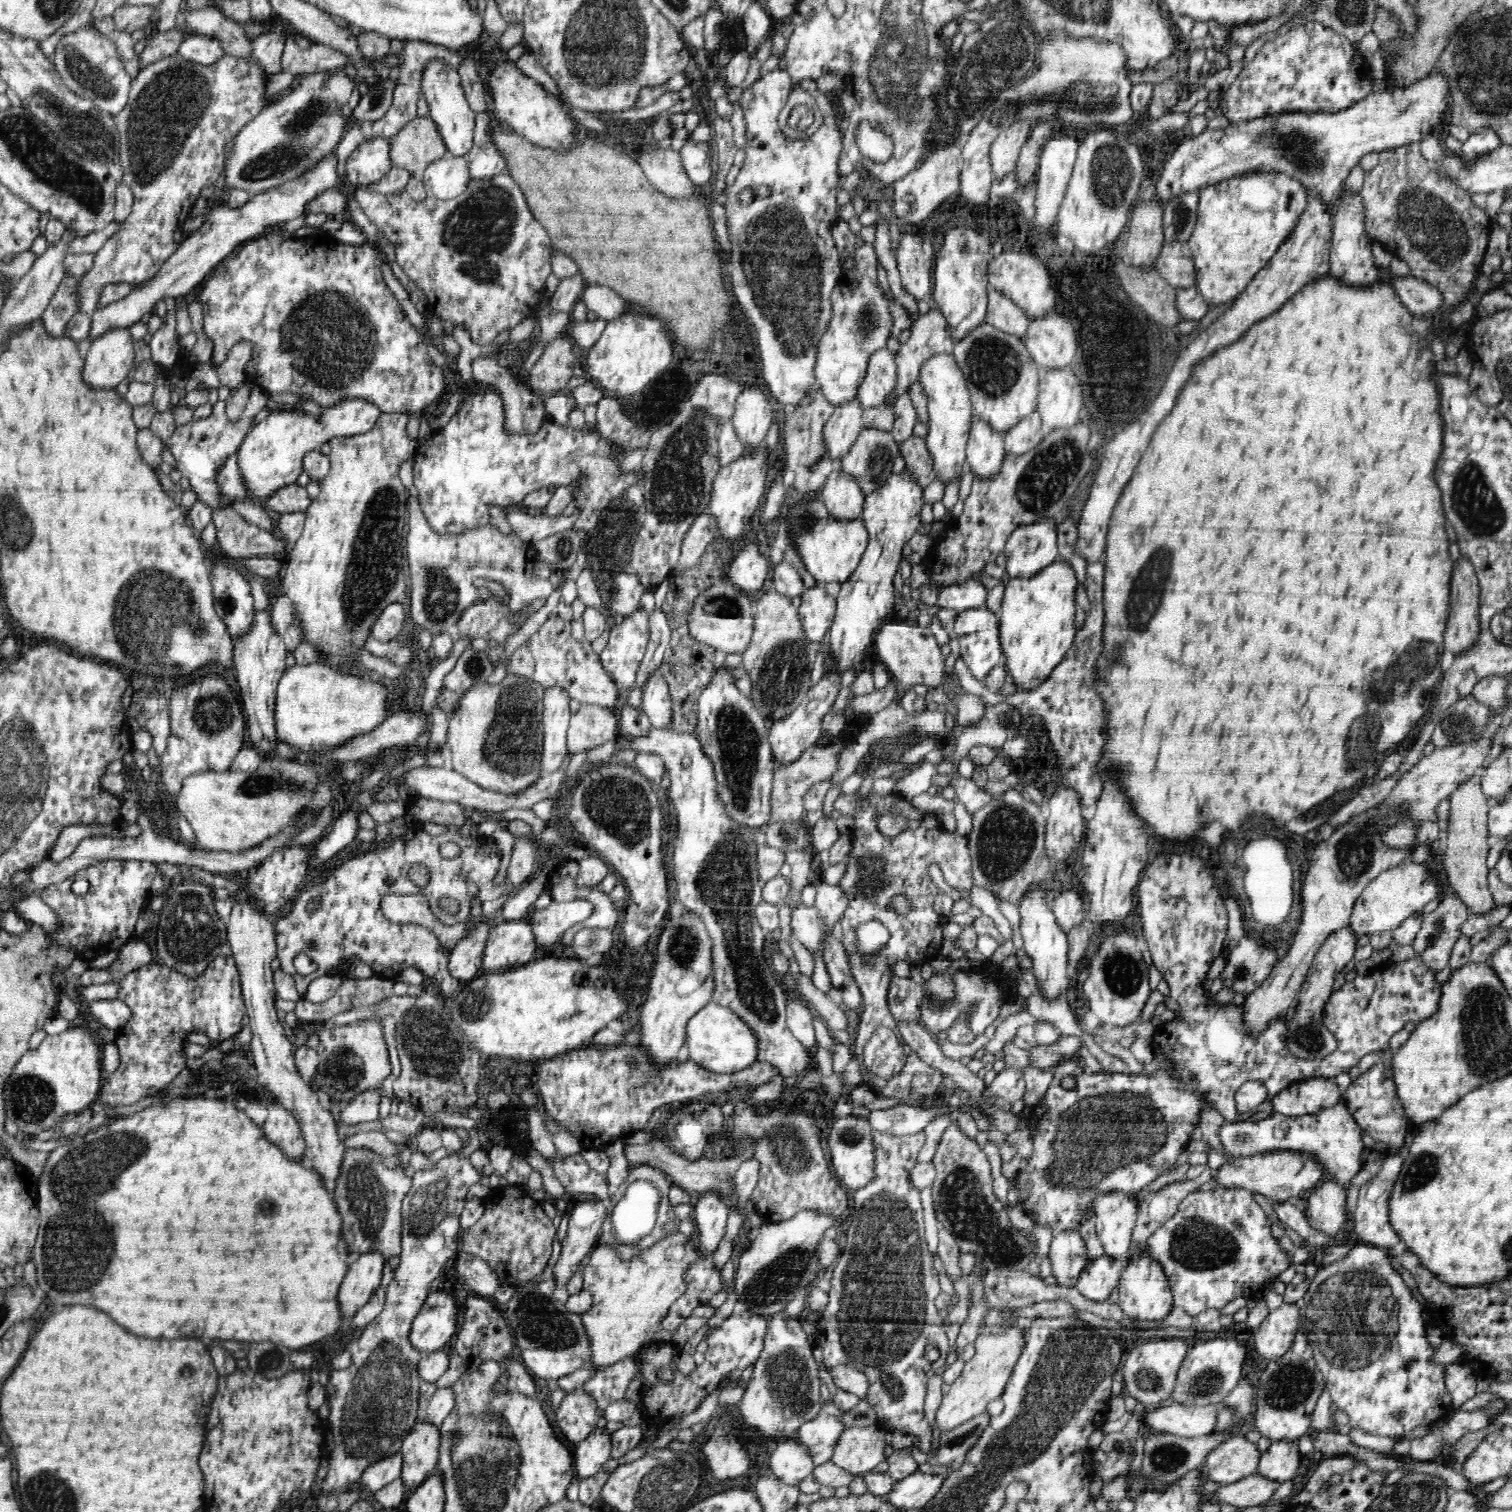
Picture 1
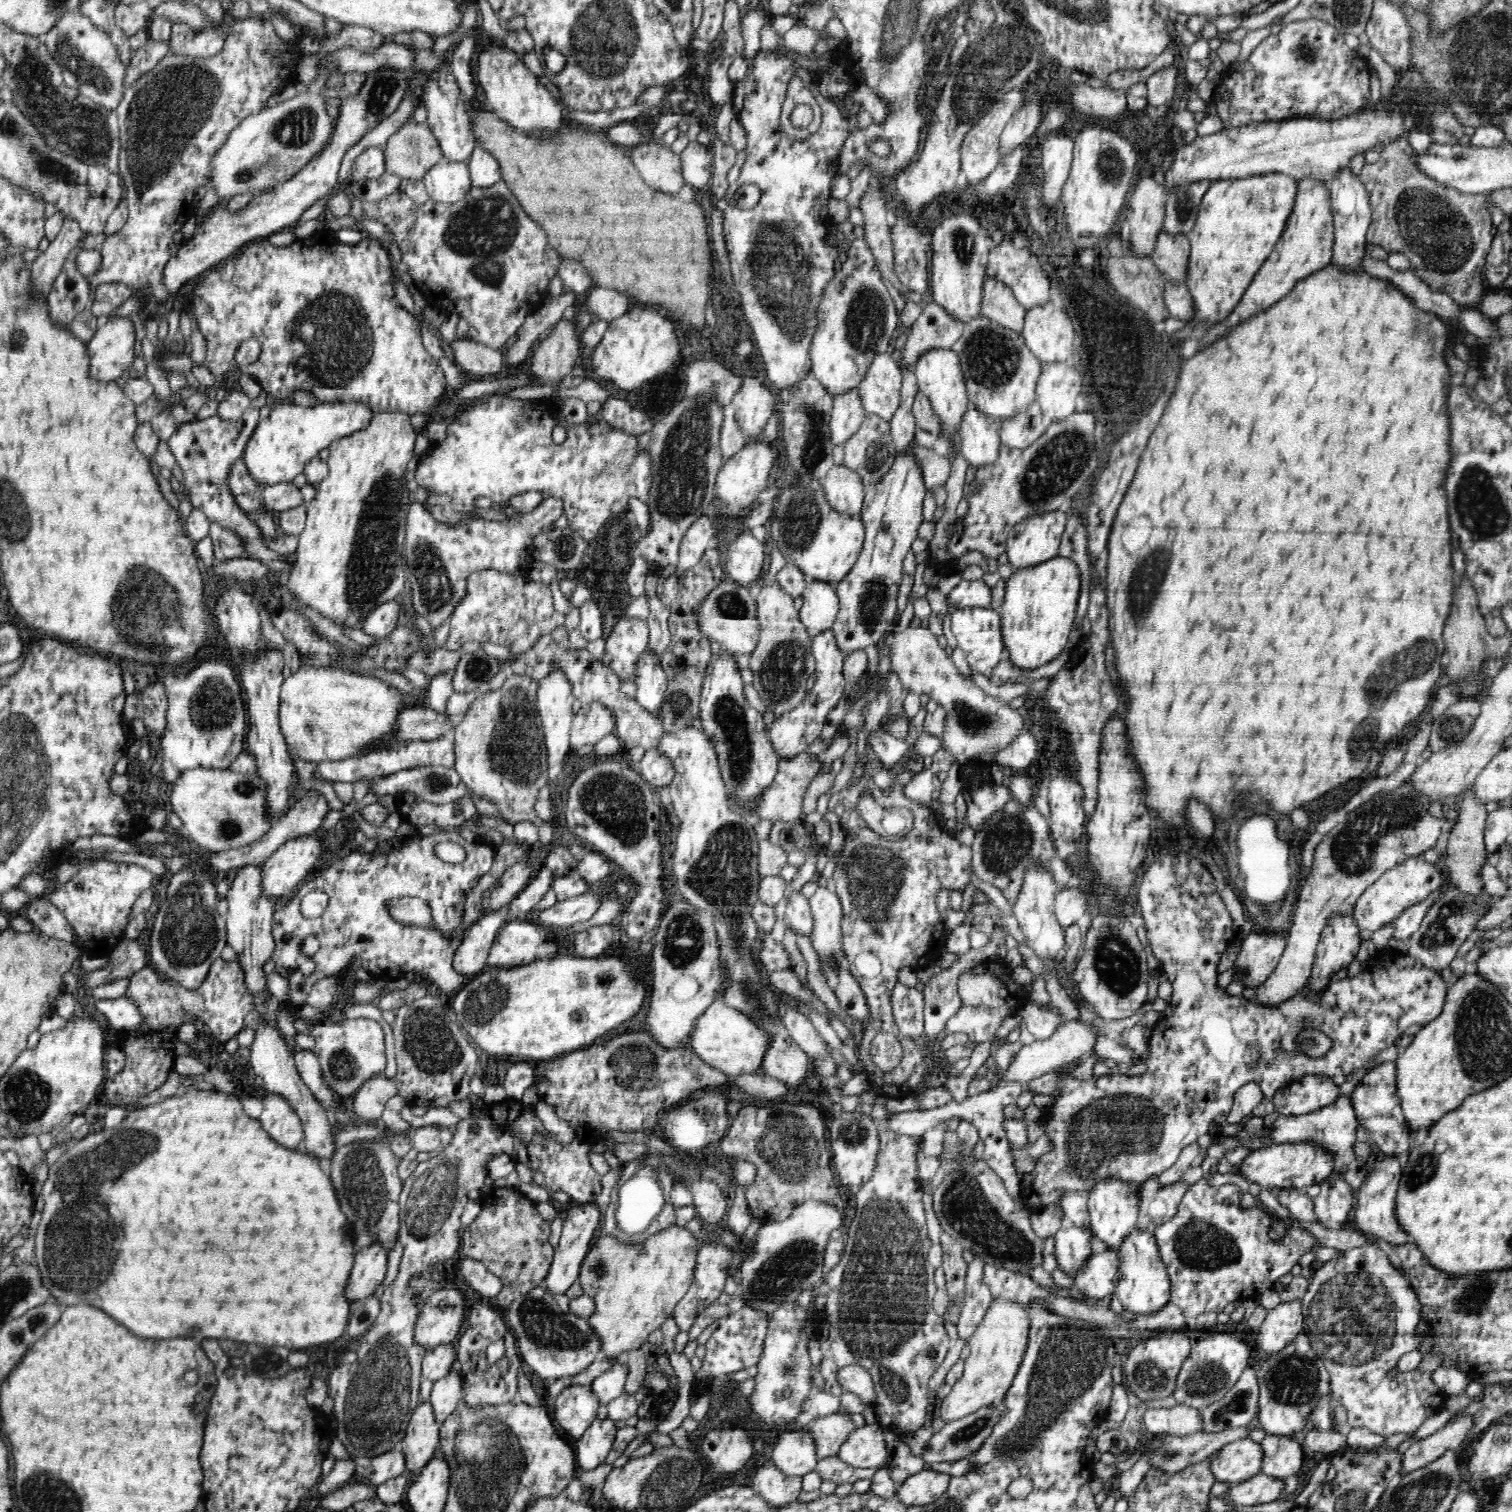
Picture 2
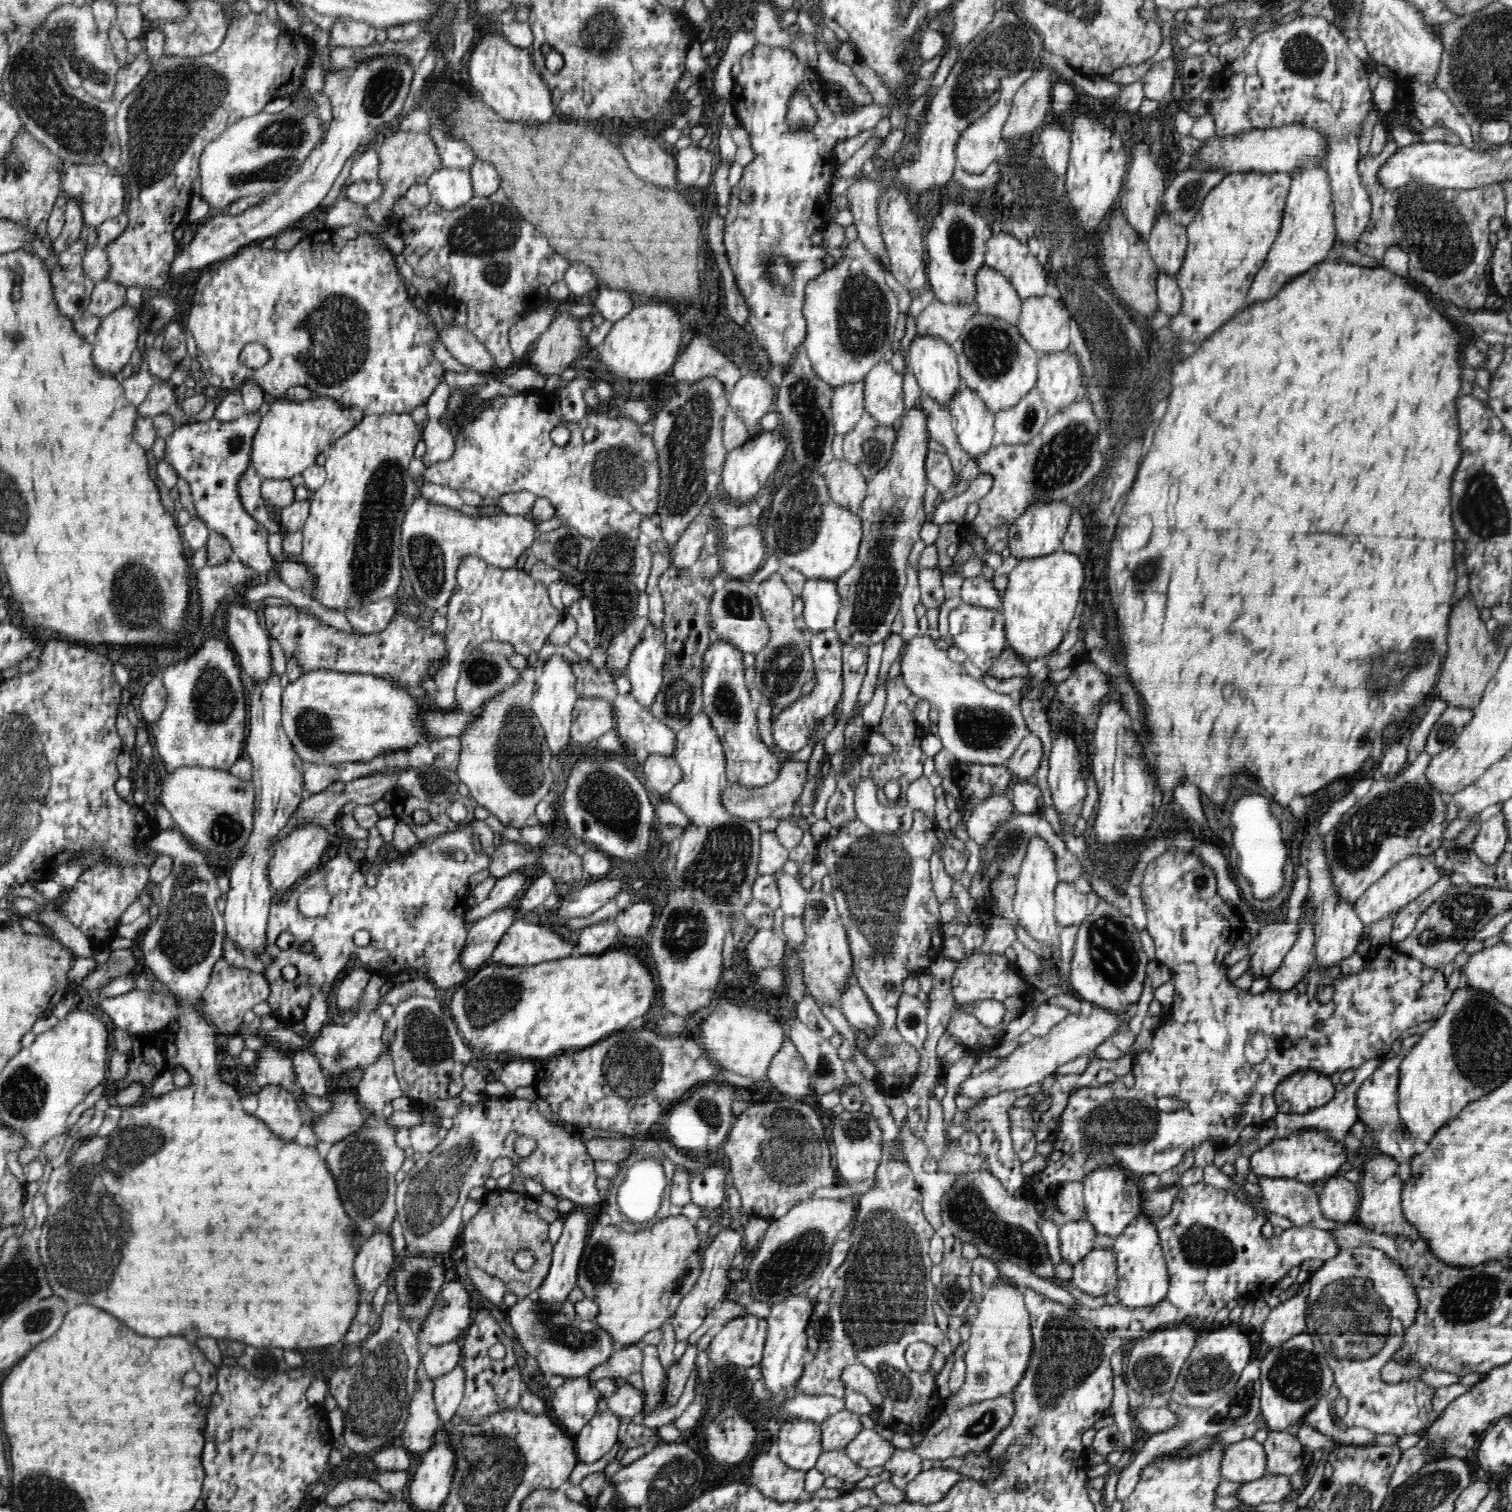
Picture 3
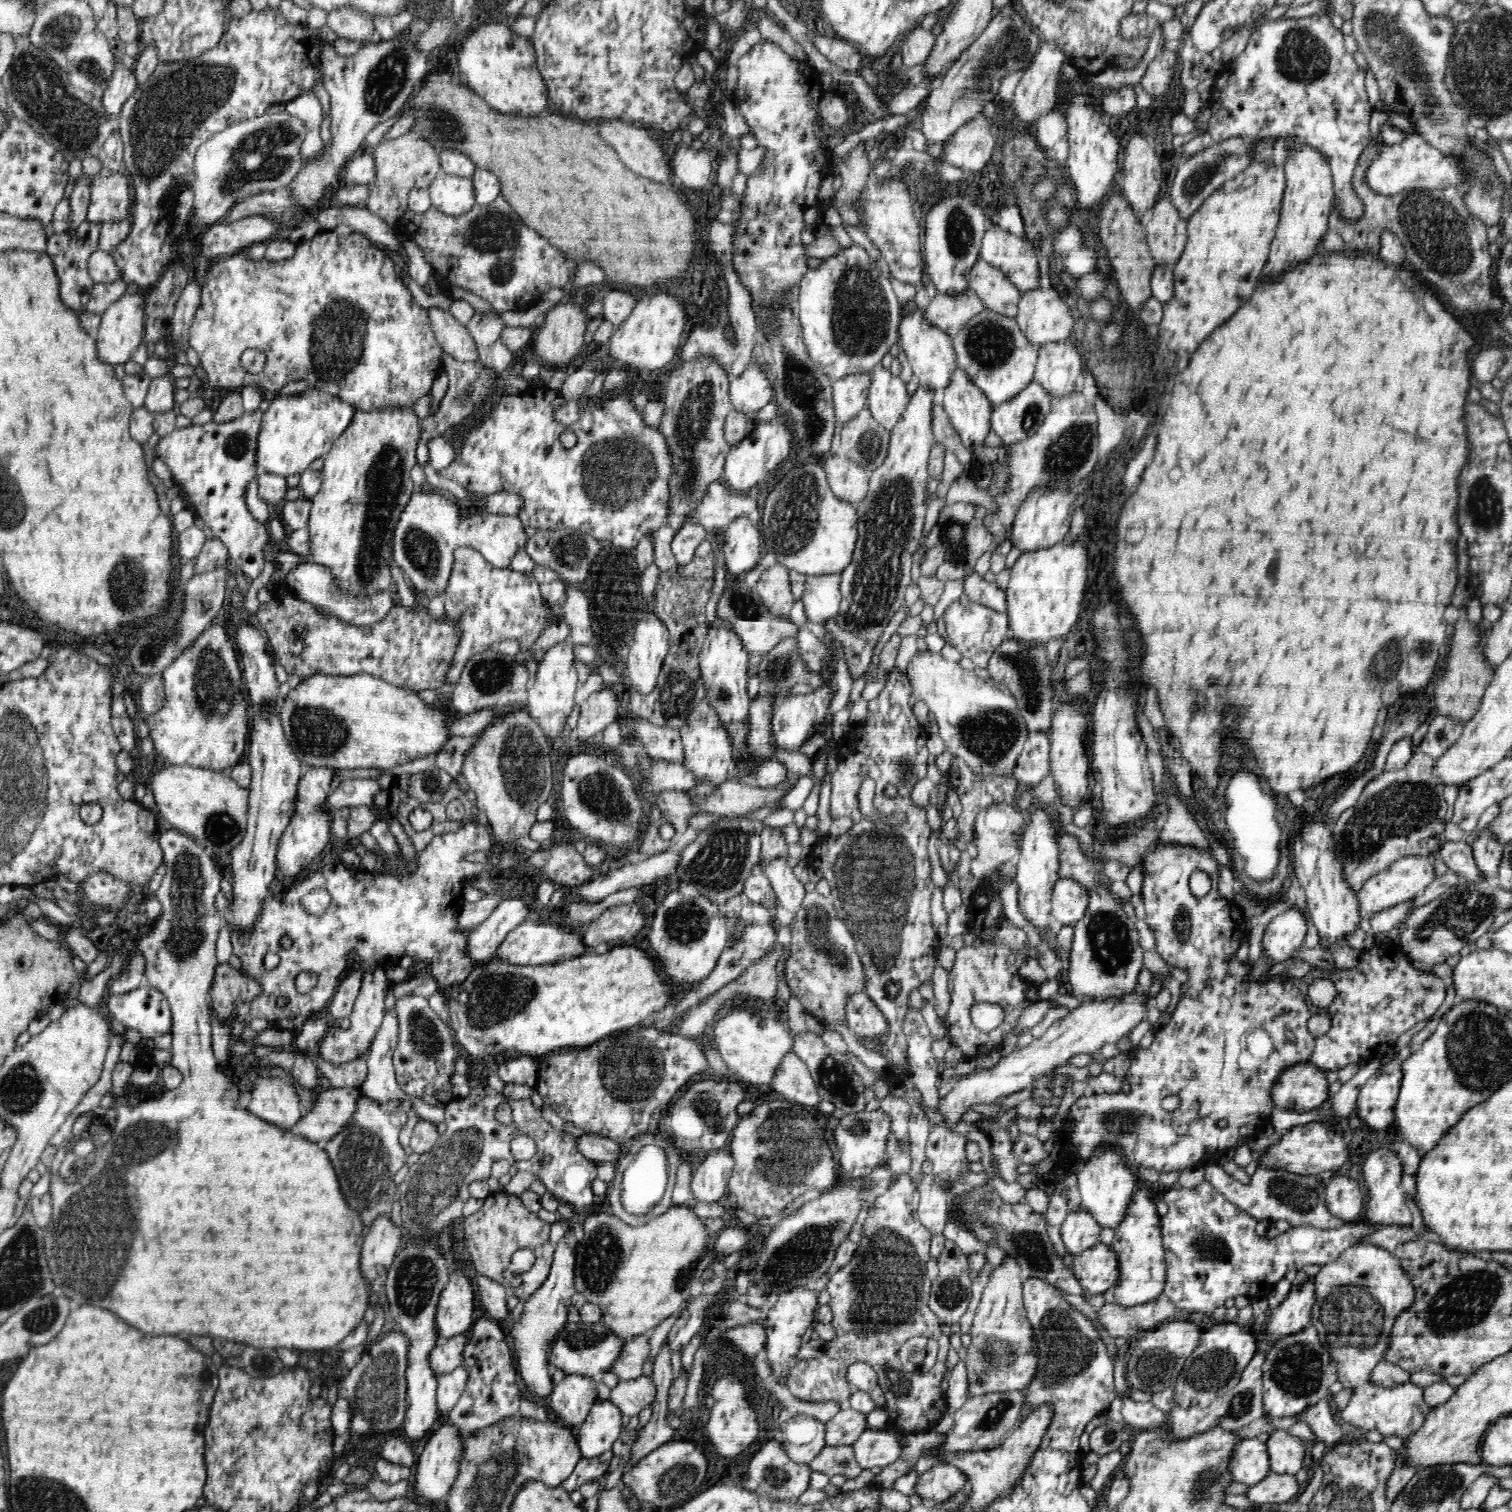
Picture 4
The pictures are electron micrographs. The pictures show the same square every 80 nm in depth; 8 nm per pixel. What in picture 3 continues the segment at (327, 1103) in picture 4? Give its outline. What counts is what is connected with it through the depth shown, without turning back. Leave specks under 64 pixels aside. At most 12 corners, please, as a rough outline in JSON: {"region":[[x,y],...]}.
{"region":[[332,1091],[331,1110],[311,1126],[316,1140],[339,1143],[361,1131],[354,1091]]}

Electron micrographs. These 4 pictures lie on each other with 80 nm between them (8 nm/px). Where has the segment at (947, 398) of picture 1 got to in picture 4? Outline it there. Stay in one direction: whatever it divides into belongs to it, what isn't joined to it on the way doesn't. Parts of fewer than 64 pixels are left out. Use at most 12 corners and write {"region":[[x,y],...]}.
{"region":[[901,305],[899,342],[920,385],[942,390],[957,367],[952,338]]}

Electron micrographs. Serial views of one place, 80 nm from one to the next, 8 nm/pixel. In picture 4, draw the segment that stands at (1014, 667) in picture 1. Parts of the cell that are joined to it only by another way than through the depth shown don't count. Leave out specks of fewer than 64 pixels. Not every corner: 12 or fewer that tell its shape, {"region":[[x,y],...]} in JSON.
{"region":[[1088,540],[1023,552],[1005,590],[1013,640],[1076,623]]}

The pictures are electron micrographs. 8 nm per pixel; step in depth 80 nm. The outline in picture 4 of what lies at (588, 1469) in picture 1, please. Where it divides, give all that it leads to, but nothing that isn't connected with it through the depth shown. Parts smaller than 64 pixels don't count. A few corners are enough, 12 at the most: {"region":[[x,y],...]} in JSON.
{"region":[[596,1400],[578,1428],[581,1457],[612,1450],[622,1432],[621,1411]]}

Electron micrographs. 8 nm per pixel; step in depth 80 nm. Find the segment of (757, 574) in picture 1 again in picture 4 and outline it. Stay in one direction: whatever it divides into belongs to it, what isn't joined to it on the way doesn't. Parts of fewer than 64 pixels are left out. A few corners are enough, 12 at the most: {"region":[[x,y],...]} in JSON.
{"region":[[740,516],[724,529],[719,555],[743,578],[761,558],[756,518]]}

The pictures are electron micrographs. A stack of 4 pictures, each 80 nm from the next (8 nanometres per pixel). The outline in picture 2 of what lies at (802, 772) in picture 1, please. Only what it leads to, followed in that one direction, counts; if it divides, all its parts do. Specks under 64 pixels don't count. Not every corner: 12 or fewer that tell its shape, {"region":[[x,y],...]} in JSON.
{"region":[[819,755],[781,759],[750,820],[797,821],[824,772]]}

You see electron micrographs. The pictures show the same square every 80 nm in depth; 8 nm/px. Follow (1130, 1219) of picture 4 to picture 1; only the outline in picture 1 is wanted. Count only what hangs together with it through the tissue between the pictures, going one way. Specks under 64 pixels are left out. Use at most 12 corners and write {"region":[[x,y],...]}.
{"region":[[1146,1243],[1122,1269],[1118,1303],[1134,1320],[1162,1320],[1173,1294]]}

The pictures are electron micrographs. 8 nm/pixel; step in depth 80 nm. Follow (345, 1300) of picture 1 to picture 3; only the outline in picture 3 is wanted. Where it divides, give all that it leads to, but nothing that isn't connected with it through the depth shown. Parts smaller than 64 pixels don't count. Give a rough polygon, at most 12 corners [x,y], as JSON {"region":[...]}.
{"region":[[376,1232],[354,1262],[360,1292],[376,1291],[392,1274],[392,1238]]}

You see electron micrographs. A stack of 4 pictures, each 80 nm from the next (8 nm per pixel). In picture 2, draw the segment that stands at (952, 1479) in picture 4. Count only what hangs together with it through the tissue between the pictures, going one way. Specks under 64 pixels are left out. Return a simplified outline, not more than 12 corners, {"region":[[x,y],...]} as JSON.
{"region":[[922,1469],[897,1486],[904,1507],[924,1507],[944,1494],[952,1475]]}

